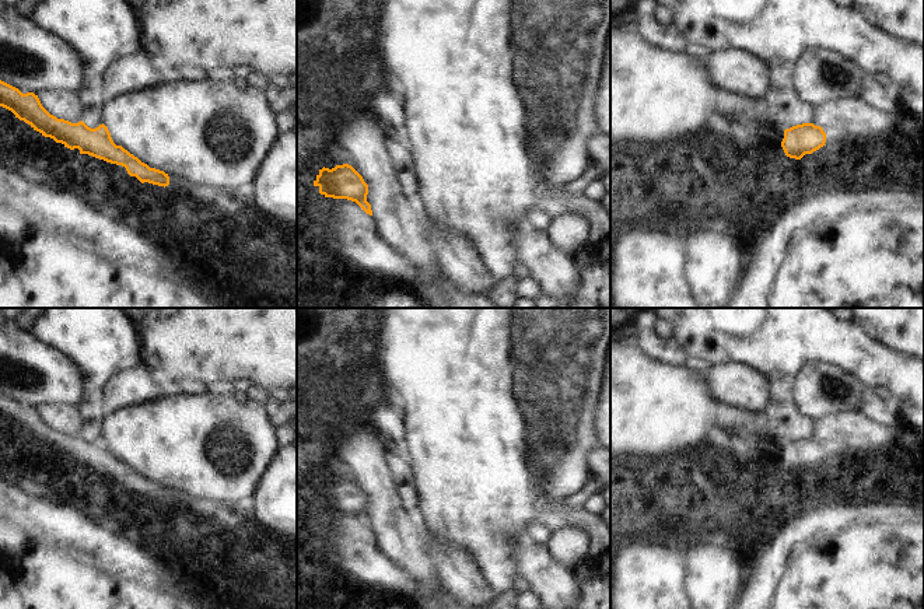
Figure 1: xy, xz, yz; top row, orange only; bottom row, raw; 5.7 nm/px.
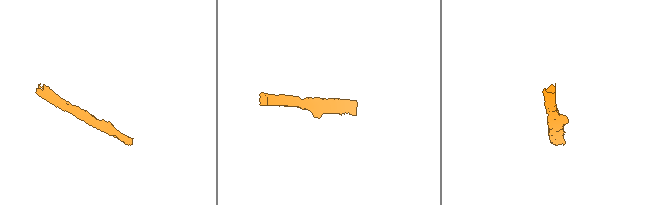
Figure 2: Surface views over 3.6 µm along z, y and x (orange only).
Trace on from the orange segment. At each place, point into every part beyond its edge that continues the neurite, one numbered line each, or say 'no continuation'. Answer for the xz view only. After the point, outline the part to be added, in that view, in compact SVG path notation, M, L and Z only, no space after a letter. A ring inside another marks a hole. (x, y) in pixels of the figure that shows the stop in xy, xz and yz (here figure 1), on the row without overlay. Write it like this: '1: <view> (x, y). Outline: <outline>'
no continuation.

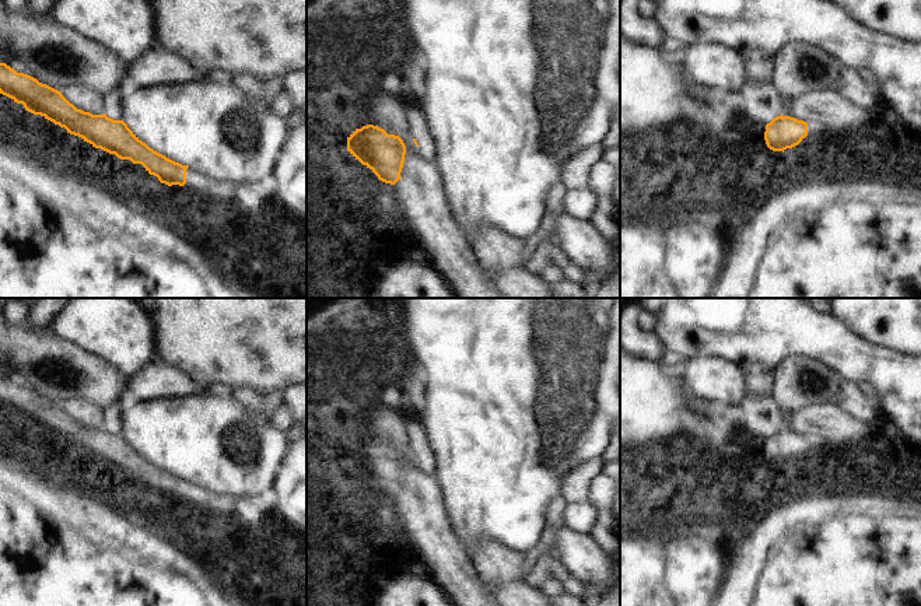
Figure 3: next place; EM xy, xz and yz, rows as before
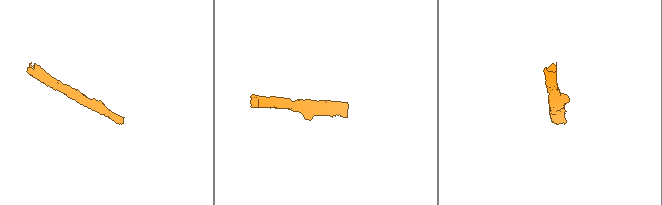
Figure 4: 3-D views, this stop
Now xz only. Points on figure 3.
no continuation.

